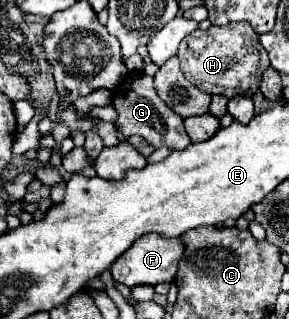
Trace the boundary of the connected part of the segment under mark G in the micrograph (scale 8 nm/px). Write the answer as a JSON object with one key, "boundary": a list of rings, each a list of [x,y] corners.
{"boundary":[[[131,73],[127,77],[127,81],[115,91],[113,97],[113,105],[119,113],[115,125],[117,129],[125,135],[141,135],[149,145],[153,145],[155,149],[159,147],[169,147],[173,151],[181,151],[187,145],[191,145],[189,135],[183,129],[183,119],[179,115],[175,115],[157,95],[155,85],[153,85],[153,77],[143,75],[143,73]]]}

